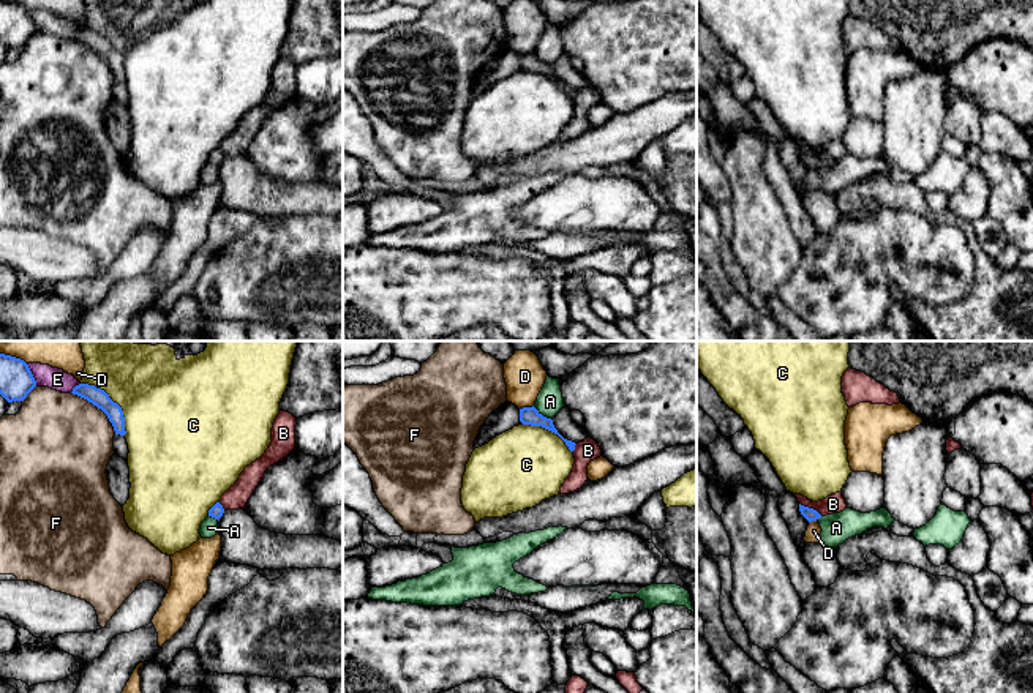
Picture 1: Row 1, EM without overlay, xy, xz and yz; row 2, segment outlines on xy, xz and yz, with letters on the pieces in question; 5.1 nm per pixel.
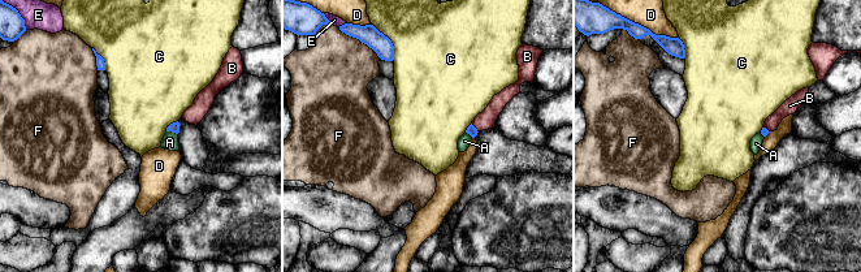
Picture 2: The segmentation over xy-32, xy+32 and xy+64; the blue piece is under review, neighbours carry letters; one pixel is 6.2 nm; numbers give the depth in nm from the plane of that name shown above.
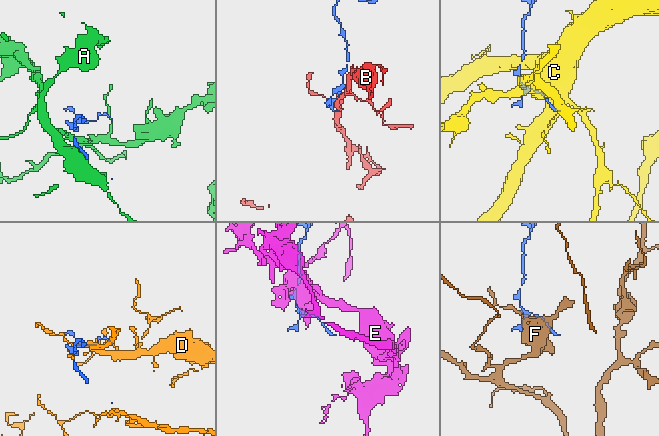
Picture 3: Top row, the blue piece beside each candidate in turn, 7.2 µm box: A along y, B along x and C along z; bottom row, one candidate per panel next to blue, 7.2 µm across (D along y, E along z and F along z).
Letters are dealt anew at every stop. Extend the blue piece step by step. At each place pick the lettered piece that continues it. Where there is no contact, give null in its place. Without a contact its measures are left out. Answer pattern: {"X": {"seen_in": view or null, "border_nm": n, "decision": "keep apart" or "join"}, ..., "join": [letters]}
{"A": {"seen_in": "xz", "border_nm": 120, "decision": "keep apart"}, "B": {"seen_in": "yz", "border_nm": 140, "decision": "keep apart"}, "C": {"seen_in": "xy", "border_nm": 360, "decision": "keep apart"}, "D": {"seen_in": "xz", "border_nm": 80, "decision": "keep apart"}, "E": {"seen_in": "xy", "border_nm": 130, "decision": "keep apart"}, "F": {"seen_in": "xy", "border_nm": 320, "decision": "keep apart"}, "join": []}

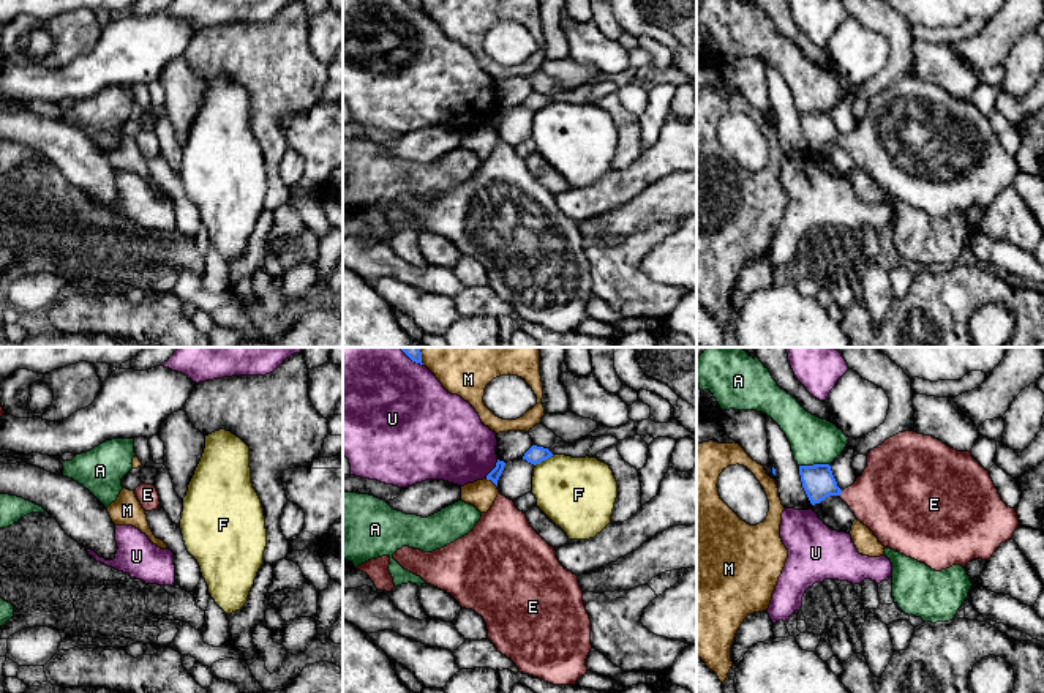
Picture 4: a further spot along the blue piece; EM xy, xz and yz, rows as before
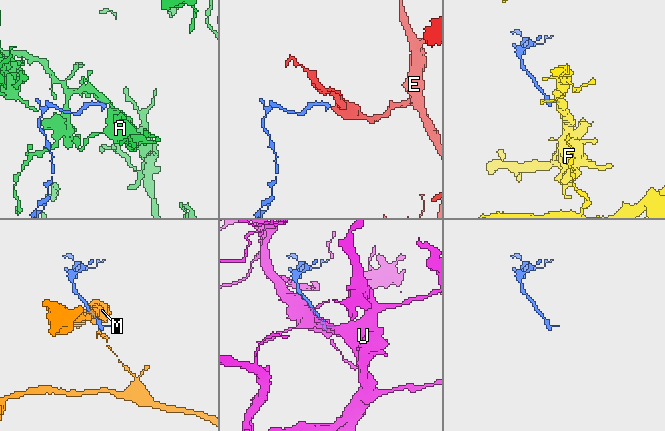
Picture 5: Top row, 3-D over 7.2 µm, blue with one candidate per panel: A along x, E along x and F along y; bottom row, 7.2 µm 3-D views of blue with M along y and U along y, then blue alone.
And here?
{"A": {"seen_in": "yz", "border_nm": 150, "decision": "keep apart"}, "E": {"seen_in": "yz", "border_nm": 30, "decision": "join"}, "F": {"seen_in": "xz", "border_nm": 120, "decision": "keep apart"}, "M": {"seen_in": "xz", "border_nm": 80, "decision": "keep apart"}, "U": {"seen_in": "xz", "border_nm": 120, "decision": "keep apart"}, "join": ["E"]}

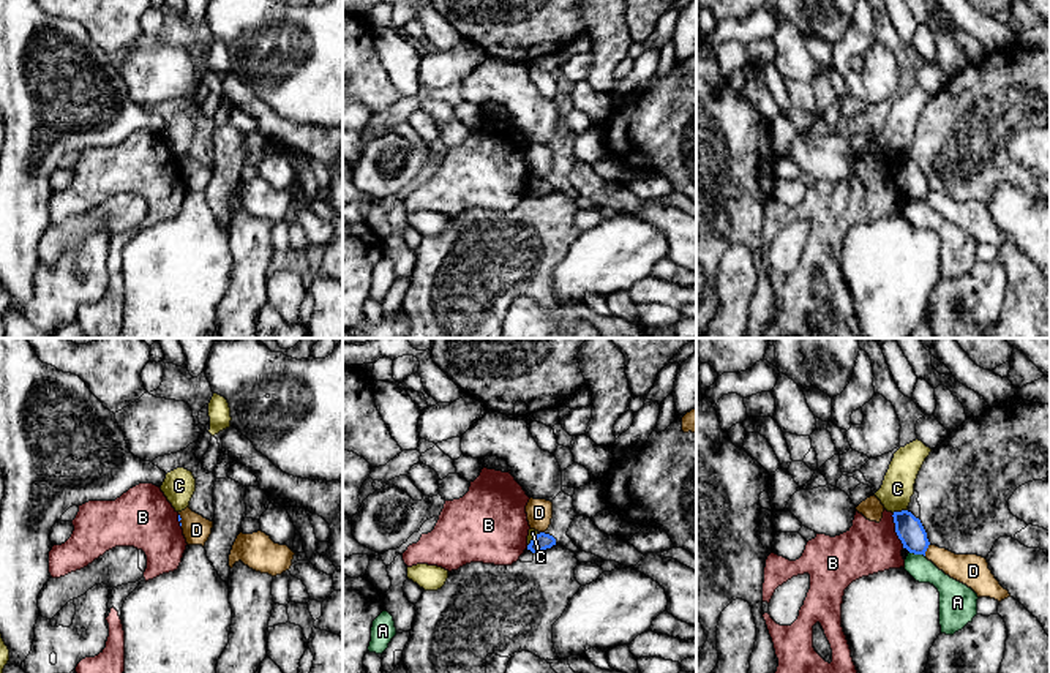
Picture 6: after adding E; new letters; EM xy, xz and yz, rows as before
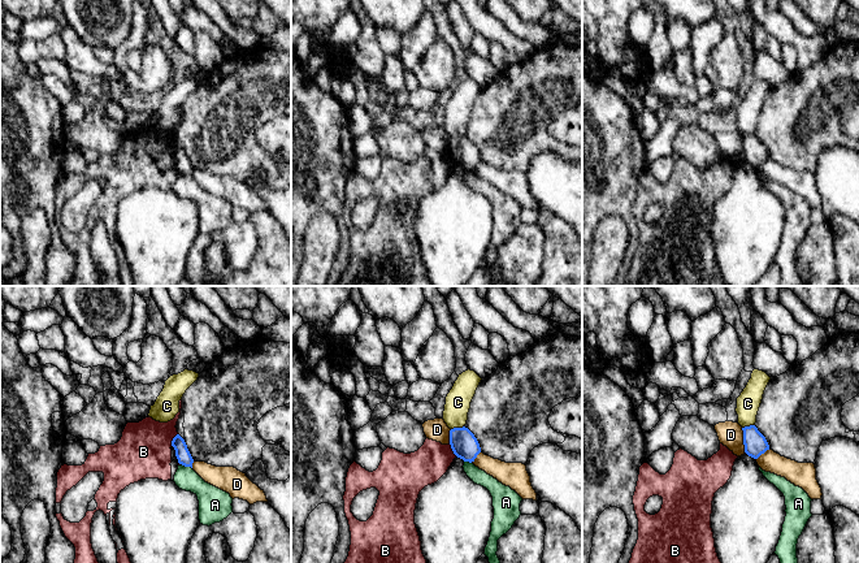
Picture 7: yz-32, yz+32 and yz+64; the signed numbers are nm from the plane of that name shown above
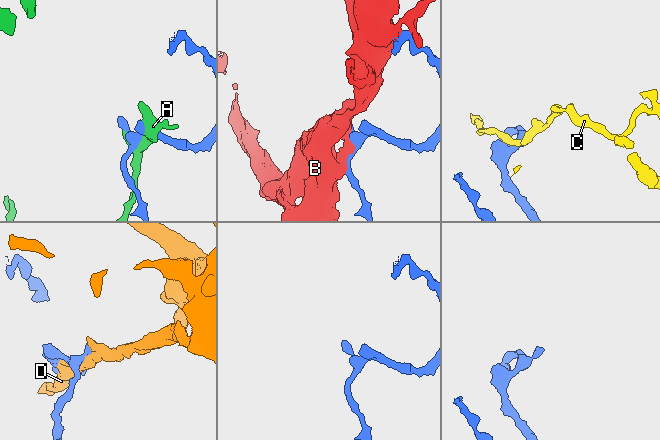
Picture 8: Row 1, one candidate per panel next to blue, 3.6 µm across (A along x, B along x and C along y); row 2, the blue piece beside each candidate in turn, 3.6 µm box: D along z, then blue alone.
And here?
{"A": {"seen_in": "yz", "border_nm": 80, "decision": "keep apart"}, "B": {"seen_in": "yz", "border_nm": 190, "decision": "keep apart"}, "C": {"seen_in": "yz", "border_nm": 80, "decision": "keep apart"}, "D": {"seen_in": "yz", "border_nm": 70, "decision": "keep apart"}, "join": []}

